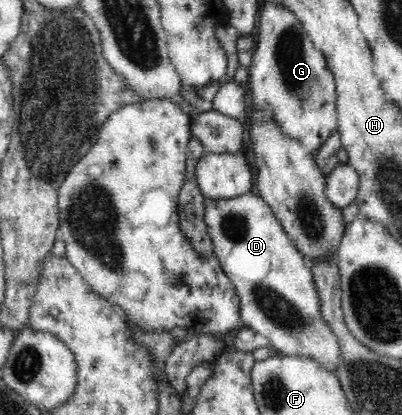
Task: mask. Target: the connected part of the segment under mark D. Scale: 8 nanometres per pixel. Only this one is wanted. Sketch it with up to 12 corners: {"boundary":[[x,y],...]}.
{"boundary":[[252,192],[206,198],[241,325],[336,373],[311,268]]}

